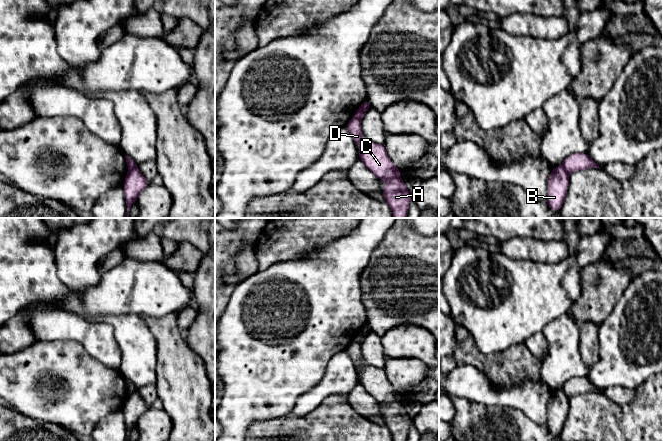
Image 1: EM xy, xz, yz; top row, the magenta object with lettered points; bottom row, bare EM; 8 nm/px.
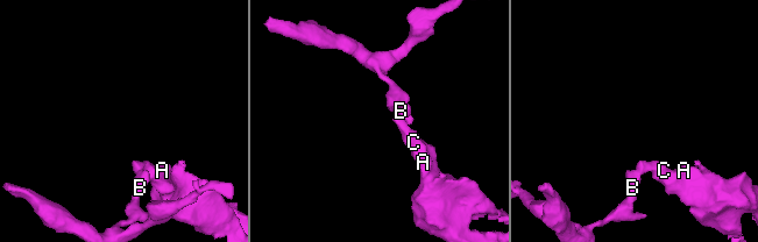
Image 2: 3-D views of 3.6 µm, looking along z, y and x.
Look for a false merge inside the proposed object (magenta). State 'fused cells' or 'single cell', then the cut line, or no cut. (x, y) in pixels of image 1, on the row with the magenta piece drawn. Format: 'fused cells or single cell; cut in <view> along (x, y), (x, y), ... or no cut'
fused cells; cut in xy along (136, 166), (129, 170)

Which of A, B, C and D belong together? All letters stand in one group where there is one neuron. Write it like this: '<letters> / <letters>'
A C D / B

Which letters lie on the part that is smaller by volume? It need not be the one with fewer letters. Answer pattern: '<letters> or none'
B

